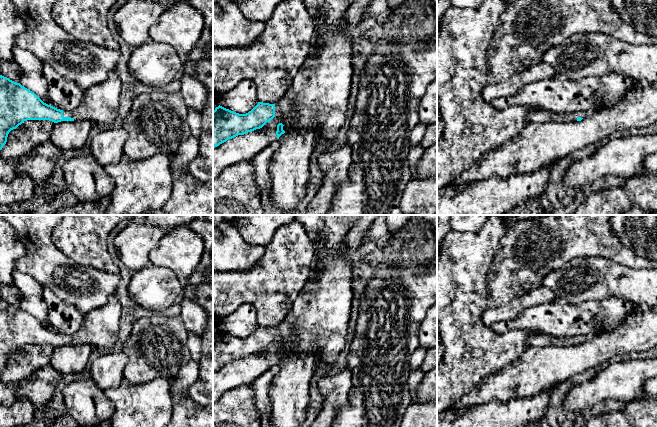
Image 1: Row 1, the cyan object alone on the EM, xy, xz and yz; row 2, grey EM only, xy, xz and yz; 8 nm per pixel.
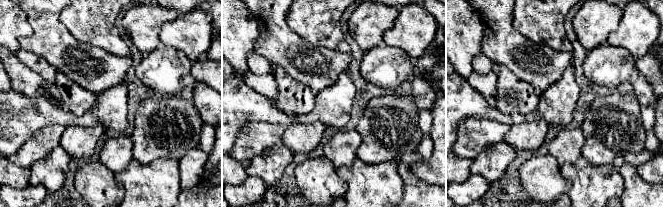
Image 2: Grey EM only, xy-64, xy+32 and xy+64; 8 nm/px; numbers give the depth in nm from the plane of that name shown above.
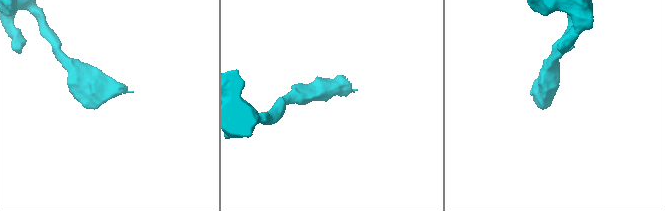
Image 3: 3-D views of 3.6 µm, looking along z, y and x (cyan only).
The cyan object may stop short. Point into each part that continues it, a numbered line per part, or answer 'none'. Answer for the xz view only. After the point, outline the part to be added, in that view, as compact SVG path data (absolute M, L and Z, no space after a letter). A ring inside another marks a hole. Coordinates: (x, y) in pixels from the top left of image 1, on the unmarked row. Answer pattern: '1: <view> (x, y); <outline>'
1: xz (318, 320); M295 215L295 217L304 226L309 237L315 241L316 259L322 263L322 267L317 271L316 265L312 266L311 275L303 290L293 302L284 320L275 328L275 340L284 349L284 355L307 355L313 350L316 365L321 364L331 368L336 363L347 340L354 293L352 291L353 265L348 260L346 239L348 231L359 215Z

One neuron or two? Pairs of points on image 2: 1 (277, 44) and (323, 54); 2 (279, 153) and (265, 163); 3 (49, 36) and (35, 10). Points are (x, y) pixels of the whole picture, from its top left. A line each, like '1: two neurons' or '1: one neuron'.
1: one neuron
2: one neuron
3: one neuron

